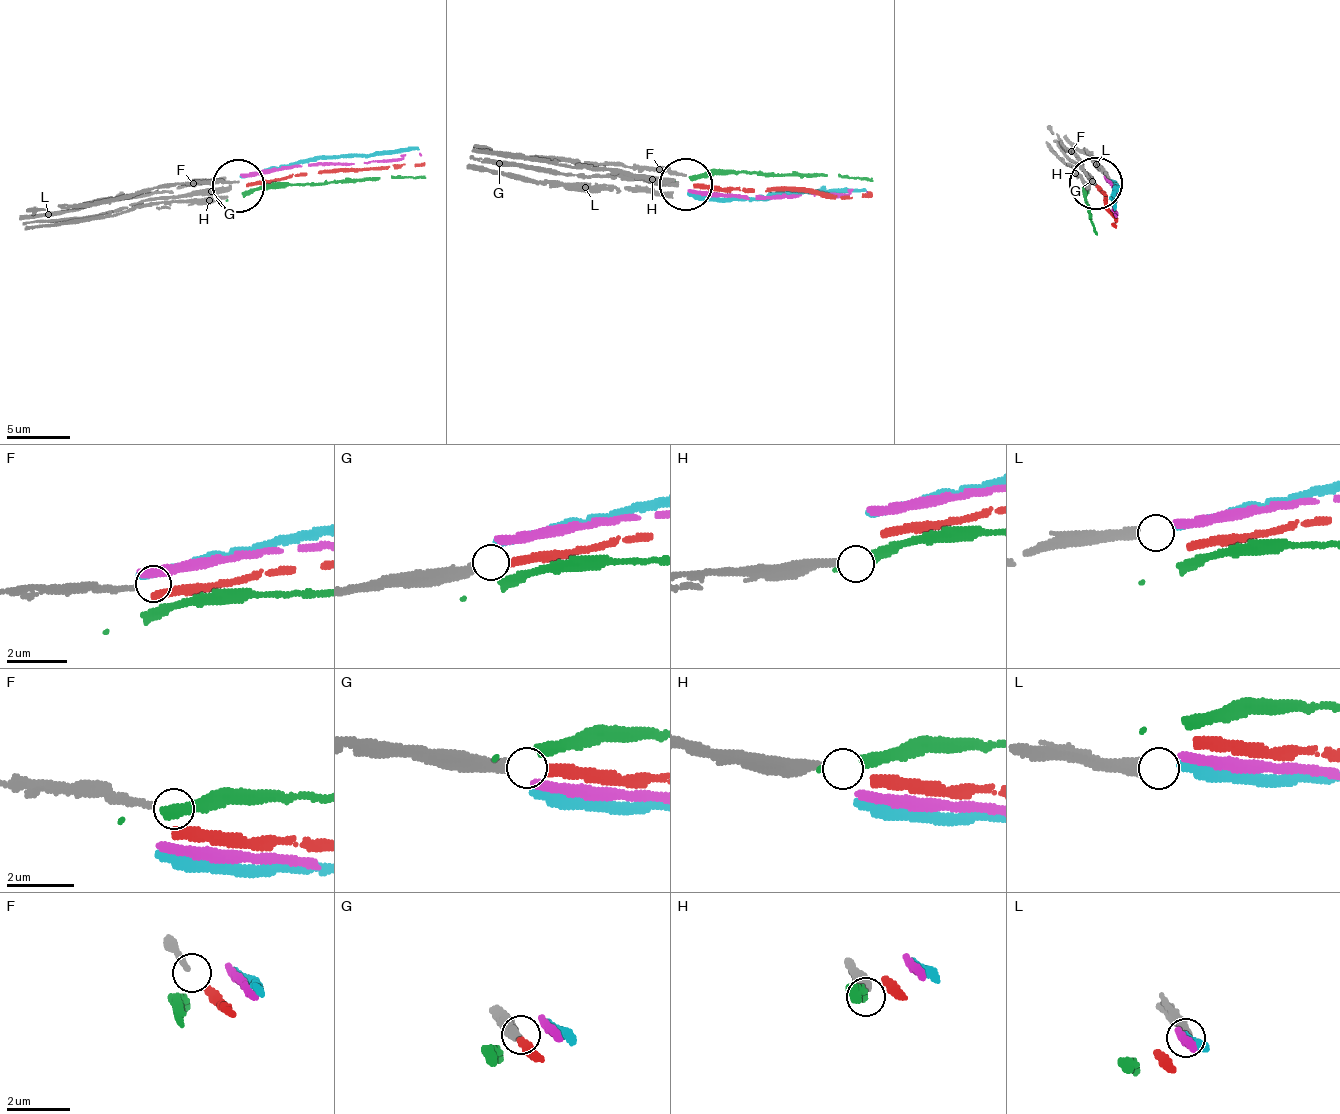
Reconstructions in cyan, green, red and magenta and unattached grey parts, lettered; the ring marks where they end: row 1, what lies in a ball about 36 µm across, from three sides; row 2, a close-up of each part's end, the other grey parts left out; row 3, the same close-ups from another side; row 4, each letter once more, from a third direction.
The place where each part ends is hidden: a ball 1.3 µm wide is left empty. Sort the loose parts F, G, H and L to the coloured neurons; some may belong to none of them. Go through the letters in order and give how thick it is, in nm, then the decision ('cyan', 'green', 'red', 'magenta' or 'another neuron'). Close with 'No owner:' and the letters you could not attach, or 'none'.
F: calibre 190 nm; another neuron
G: calibre 360 nm; red
H: calibre 320 nm; green
L: calibre 300 nm; cyan
No owner: F

